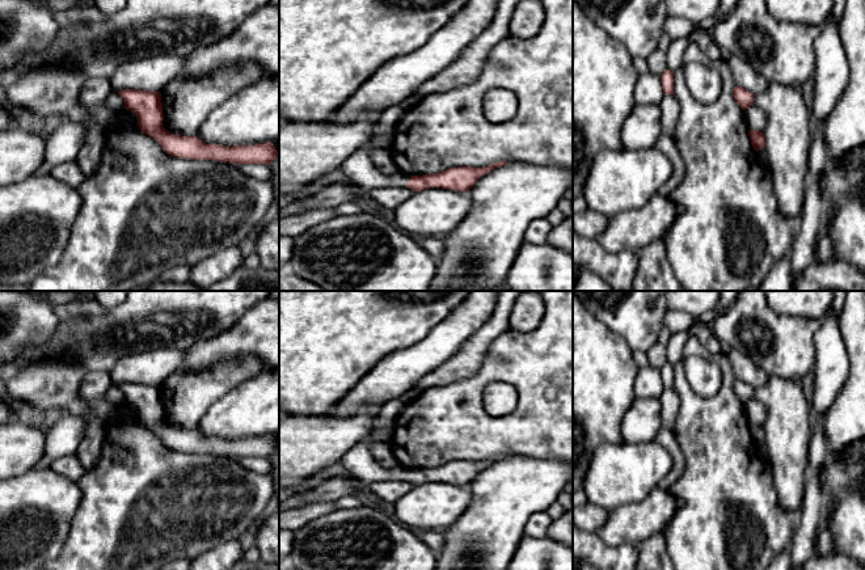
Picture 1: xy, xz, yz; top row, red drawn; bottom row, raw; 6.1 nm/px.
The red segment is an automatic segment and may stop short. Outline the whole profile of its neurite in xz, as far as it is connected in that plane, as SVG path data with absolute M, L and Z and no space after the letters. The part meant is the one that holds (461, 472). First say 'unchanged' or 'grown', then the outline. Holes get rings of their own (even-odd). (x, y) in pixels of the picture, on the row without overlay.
grown; M362 442L347 451L342 457L342 465L346 476L355 480L360 487L368 487L381 481L409 481L413 485L421 485L430 481L442 481L457 485L469 485L478 472L490 466L494 461L509 456L498 455L482 461L460 460L450 461L435 468L409 469L401 465L394 468L383 468L370 452L370 448Z

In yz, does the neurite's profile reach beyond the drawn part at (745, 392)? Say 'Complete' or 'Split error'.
Complete

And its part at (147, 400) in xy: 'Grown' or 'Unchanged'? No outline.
Unchanged

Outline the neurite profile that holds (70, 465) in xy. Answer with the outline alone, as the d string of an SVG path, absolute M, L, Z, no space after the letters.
M76 455L59 457L51 463L50 468L75 482L86 473Z

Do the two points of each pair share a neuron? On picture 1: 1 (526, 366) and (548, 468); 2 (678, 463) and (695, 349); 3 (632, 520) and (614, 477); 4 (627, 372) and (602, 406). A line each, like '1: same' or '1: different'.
1: different
2: different
3: different
4: same

